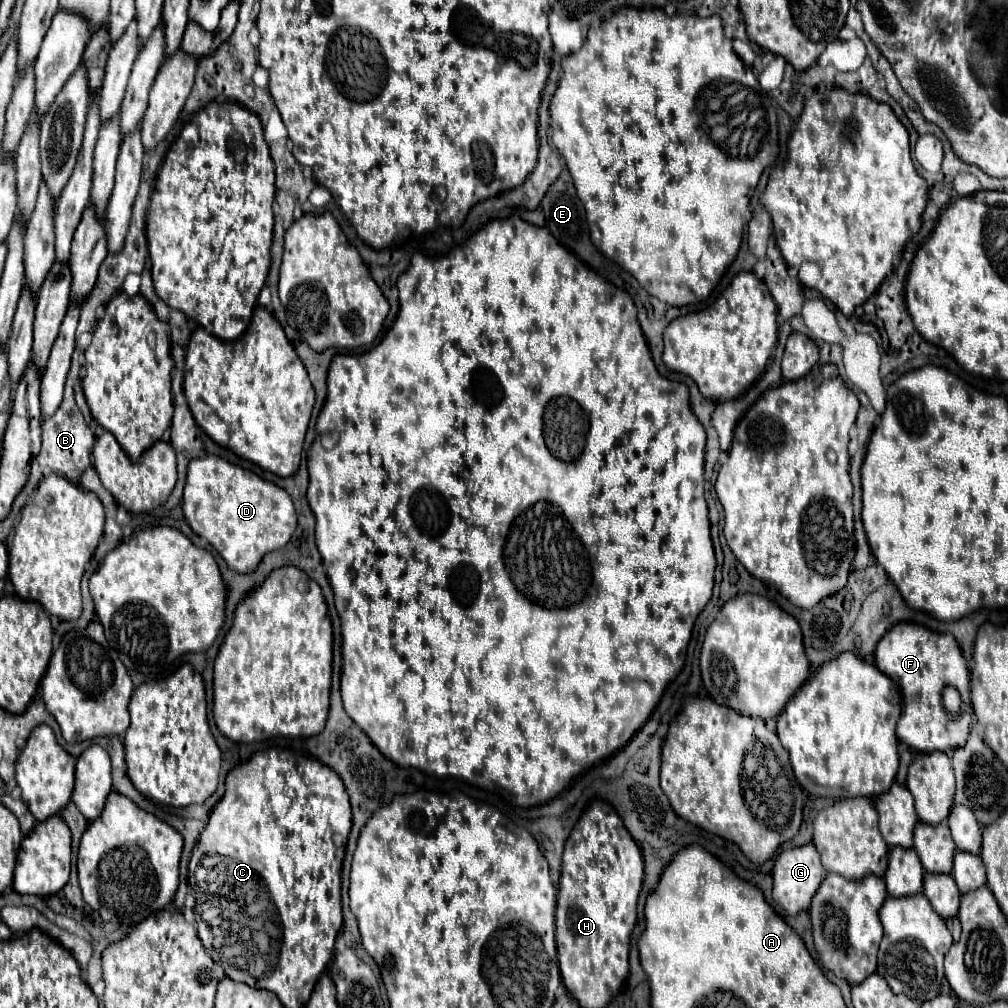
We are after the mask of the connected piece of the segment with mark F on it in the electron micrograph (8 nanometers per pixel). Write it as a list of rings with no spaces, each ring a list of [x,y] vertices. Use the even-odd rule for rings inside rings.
[[[909,621],[897,623],[877,643],[875,665],[885,675],[893,677],[901,687],[903,711],[897,721],[897,737],[903,743],[921,753],[947,753],[965,743],[973,721],[973,709],[969,703],[969,669],[951,633],[935,633]],[[945,687],[955,687],[959,691],[963,701],[959,713],[949,713],[943,707]]]

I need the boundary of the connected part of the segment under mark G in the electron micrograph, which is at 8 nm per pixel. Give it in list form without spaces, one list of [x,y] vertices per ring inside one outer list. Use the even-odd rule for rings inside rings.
[[[809,843],[803,847],[793,847],[793,849],[785,849],[783,853],[779,853],[775,867],[773,867],[773,901],[777,905],[781,905],[785,909],[787,915],[797,915],[803,909],[809,909],[811,905],[811,897],[815,895],[815,891],[819,889],[821,881],[825,879],[827,871],[823,869],[817,849]]]

